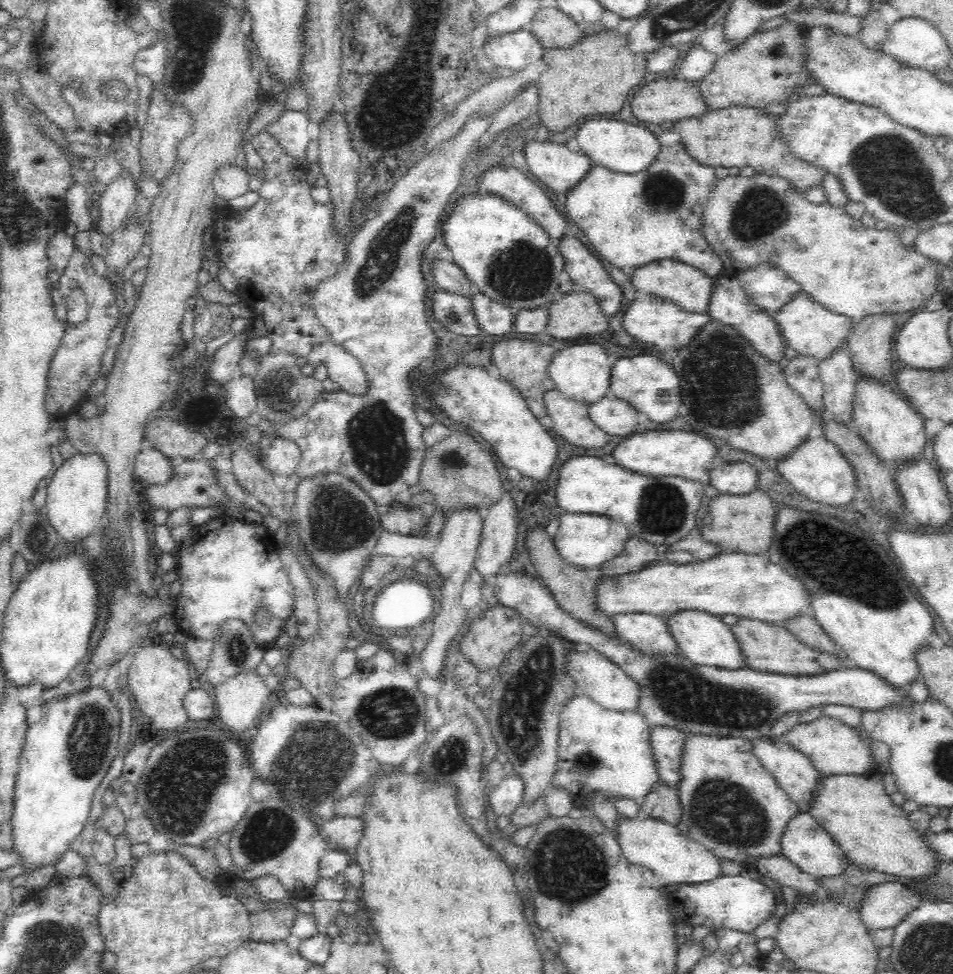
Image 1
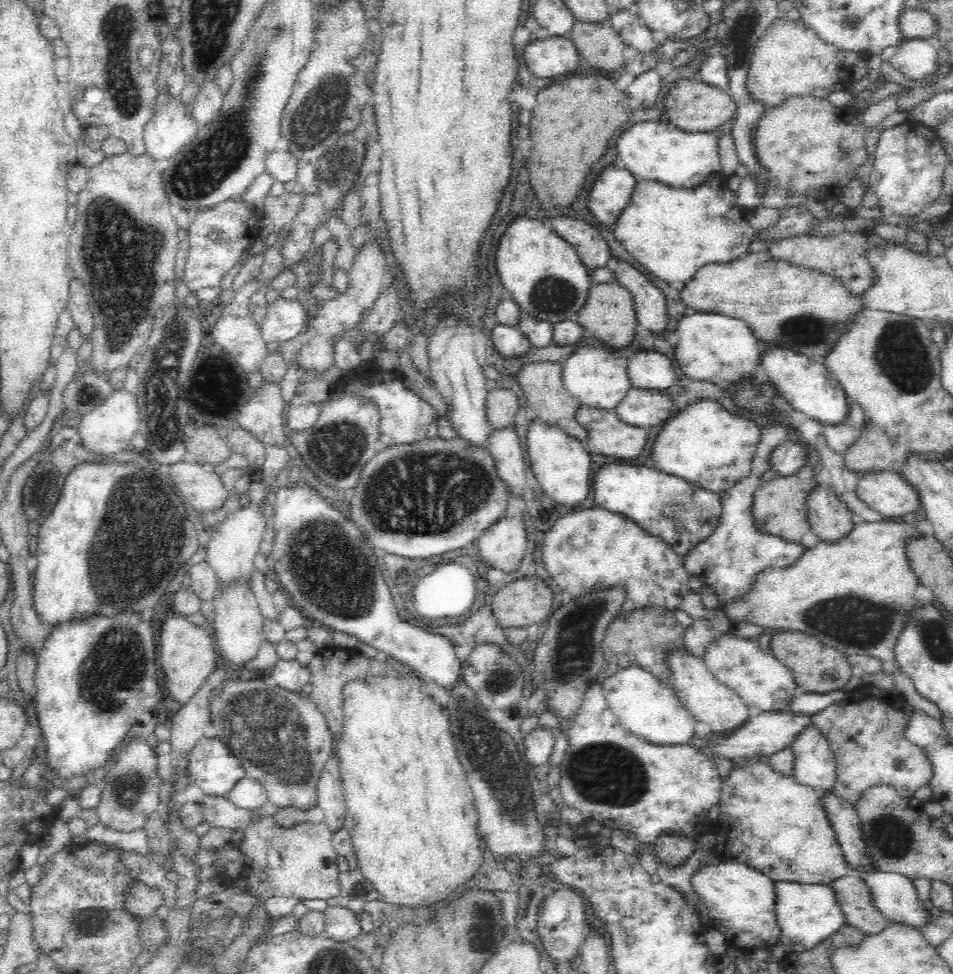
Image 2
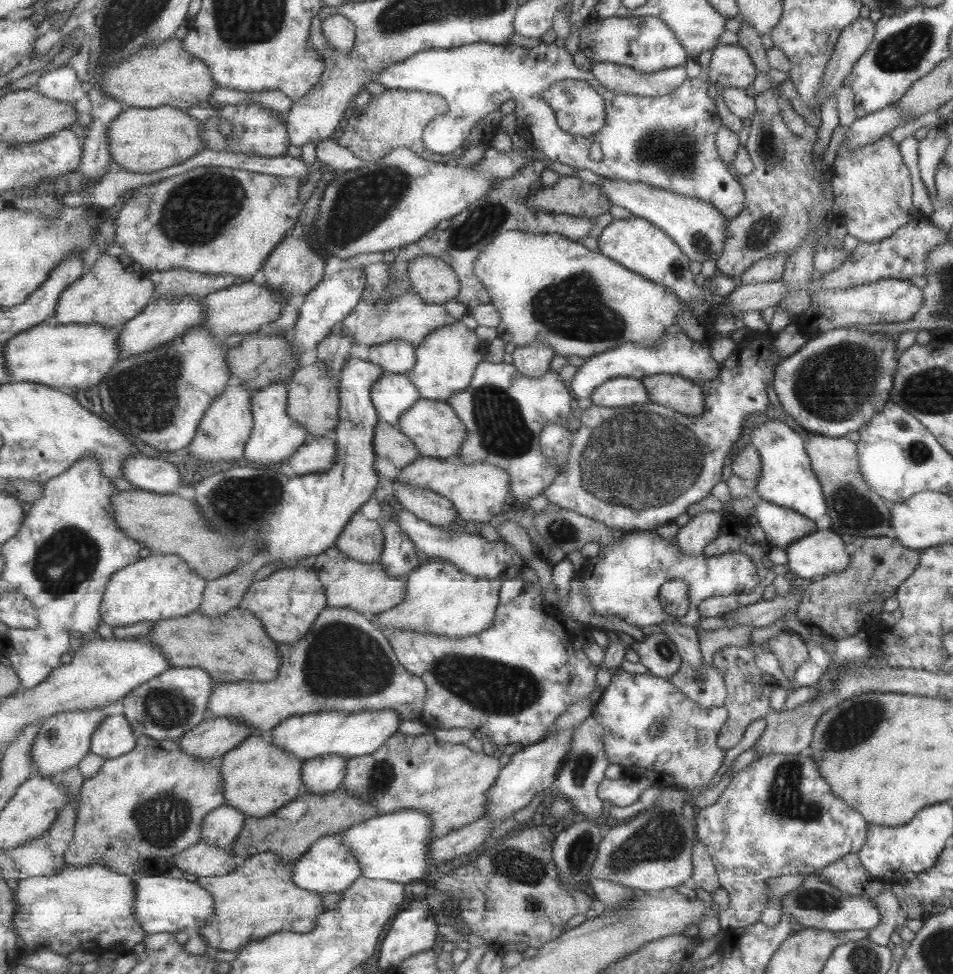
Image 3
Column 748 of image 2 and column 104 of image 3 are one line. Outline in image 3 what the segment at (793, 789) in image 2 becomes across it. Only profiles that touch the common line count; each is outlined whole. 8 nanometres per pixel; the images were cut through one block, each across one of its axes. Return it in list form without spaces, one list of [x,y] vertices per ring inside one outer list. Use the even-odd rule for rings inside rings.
[[[139,735],[133,752],[106,759],[97,776],[84,780],[80,790],[76,833],[65,853],[68,865],[104,865],[134,877],[135,866],[173,864],[174,856],[202,840],[203,822],[216,808],[226,804],[223,772],[215,762],[189,756],[179,740],[155,740]]]

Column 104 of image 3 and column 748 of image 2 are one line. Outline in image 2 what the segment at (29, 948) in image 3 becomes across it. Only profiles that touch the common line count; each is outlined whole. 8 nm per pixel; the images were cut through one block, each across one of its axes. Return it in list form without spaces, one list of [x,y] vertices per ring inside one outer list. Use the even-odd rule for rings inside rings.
[[[723,861],[700,868],[690,881],[708,905],[711,924],[720,932],[726,929],[731,942],[744,940],[768,948],[782,938],[782,927],[776,920],[776,881],[766,874],[738,861]]]

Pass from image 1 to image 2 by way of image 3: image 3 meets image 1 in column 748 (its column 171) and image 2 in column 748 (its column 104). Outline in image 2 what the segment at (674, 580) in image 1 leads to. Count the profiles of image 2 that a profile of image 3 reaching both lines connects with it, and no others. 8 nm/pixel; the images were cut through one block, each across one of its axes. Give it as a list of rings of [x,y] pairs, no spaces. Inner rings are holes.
[[[883,518],[879,521],[864,523],[857,520],[854,525],[854,530],[852,530],[852,532],[848,534],[848,538],[844,538],[842,542],[828,544],[827,542],[818,540],[816,546],[808,548],[794,566],[790,566],[789,568],[786,568],[786,570],[777,570],[777,568],[774,568],[774,570],[771,570],[771,568],[764,570],[762,575],[757,577],[757,584],[755,585],[751,596],[744,603],[724,607],[723,611],[726,613],[726,617],[728,617],[728,620],[733,625],[740,622],[749,622],[750,624],[755,624],[762,628],[806,632],[806,634],[812,635],[817,640],[824,642],[827,646],[836,648],[843,654],[868,654],[870,656],[876,656],[879,660],[882,660],[882,671],[886,674],[891,674],[891,668],[896,662],[895,649],[899,639],[901,638],[900,634],[902,634],[902,630],[907,628],[911,617],[917,611],[920,611],[927,606],[927,604],[922,604],[922,602],[920,602],[920,600],[915,596],[918,586],[921,585],[921,581],[918,579],[914,569],[912,569],[908,553],[906,553],[906,544],[908,544],[910,540],[916,540],[916,538],[922,538],[922,536],[925,535],[924,532],[918,528],[917,521],[892,522],[892,520]]]

